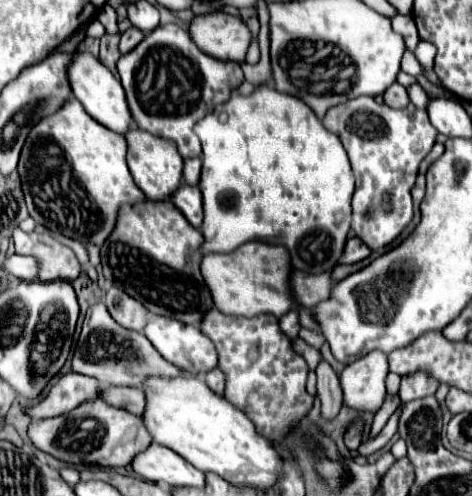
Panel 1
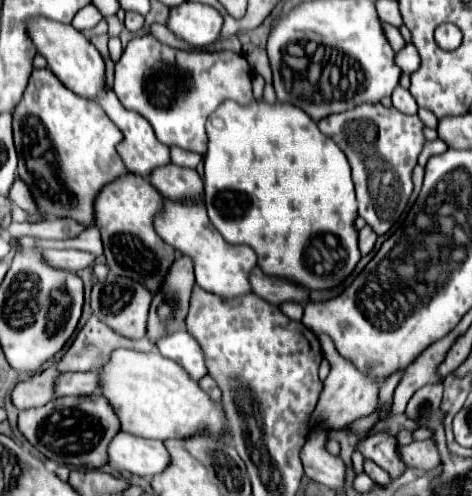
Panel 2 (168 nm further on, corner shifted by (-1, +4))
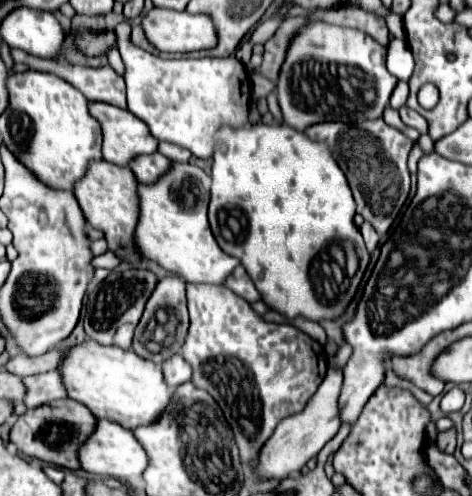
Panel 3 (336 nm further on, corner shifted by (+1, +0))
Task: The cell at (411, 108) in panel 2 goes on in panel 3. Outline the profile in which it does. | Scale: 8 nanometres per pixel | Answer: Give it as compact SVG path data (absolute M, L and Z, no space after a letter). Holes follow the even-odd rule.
M402 106L402 108L400 108L400 118L402 118L402 122L404 122L406 126L416 128L420 134L426 134L426 132L428 132L426 120L424 120L416 110L410 110L408 106Z

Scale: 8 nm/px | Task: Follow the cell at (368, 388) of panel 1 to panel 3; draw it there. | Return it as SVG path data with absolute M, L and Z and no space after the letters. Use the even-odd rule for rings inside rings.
M330 368L326 372L318 392L312 396L310 404L306 404L306 408L300 414L288 416L286 420L282 420L282 424L278 424L270 444L266 444L266 448L262 450L262 460L256 468L258 476L286 478L290 474L298 474L306 466L306 462L312 456L316 456L328 440L332 440L336 436L336 432L340 430L340 424L342 424L340 422L340 406L338 406L342 383L343 372Z

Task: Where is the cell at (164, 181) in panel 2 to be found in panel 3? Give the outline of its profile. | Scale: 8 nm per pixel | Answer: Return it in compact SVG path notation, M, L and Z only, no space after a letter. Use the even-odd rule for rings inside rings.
M156 152L154 156L138 156L138 160L134 160L134 164L130 164L130 168L136 174L140 184L154 184L166 172L170 172L172 160L168 160L166 156Z

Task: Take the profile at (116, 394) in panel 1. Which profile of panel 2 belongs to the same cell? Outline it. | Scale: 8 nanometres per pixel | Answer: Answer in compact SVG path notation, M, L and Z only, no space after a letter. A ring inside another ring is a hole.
M64 372L56 380L56 398L86 396L98 392L96 372Z

